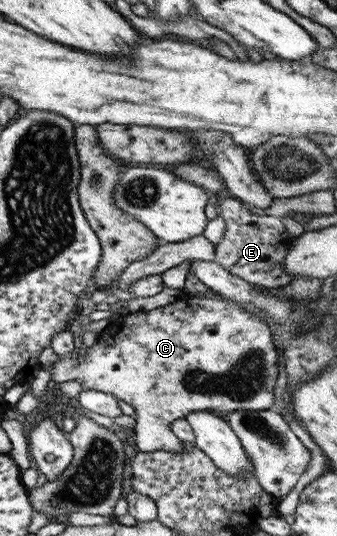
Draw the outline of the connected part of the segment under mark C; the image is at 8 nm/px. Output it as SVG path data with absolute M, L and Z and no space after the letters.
M190 295L189 300L177 300L169 305L157 307L157 309L150 309L149 311L142 312L128 312L120 318L111 319L107 328L99 332L95 343L87 347L89 352L83 356L79 361L75 358L71 359L68 356L58 357L49 367L49 379L55 383L63 383L63 381L80 381L83 390L92 389L102 391L106 394L111 394L117 400L121 399L127 405L131 405L135 411L133 419L135 424L132 426L134 432L134 439L131 442L135 449L139 452L152 452L157 450L170 451L179 453L184 450L182 441L177 439L168 429L168 424L175 419L184 418L191 411L208 410L210 412L231 412L237 410L251 410L261 411L270 409L273 404L273 385L277 377L277 352L275 352L276 342L273 339L270 329L267 324L253 315L240 309L240 306L225 299L207 299L205 297L199 298Z

